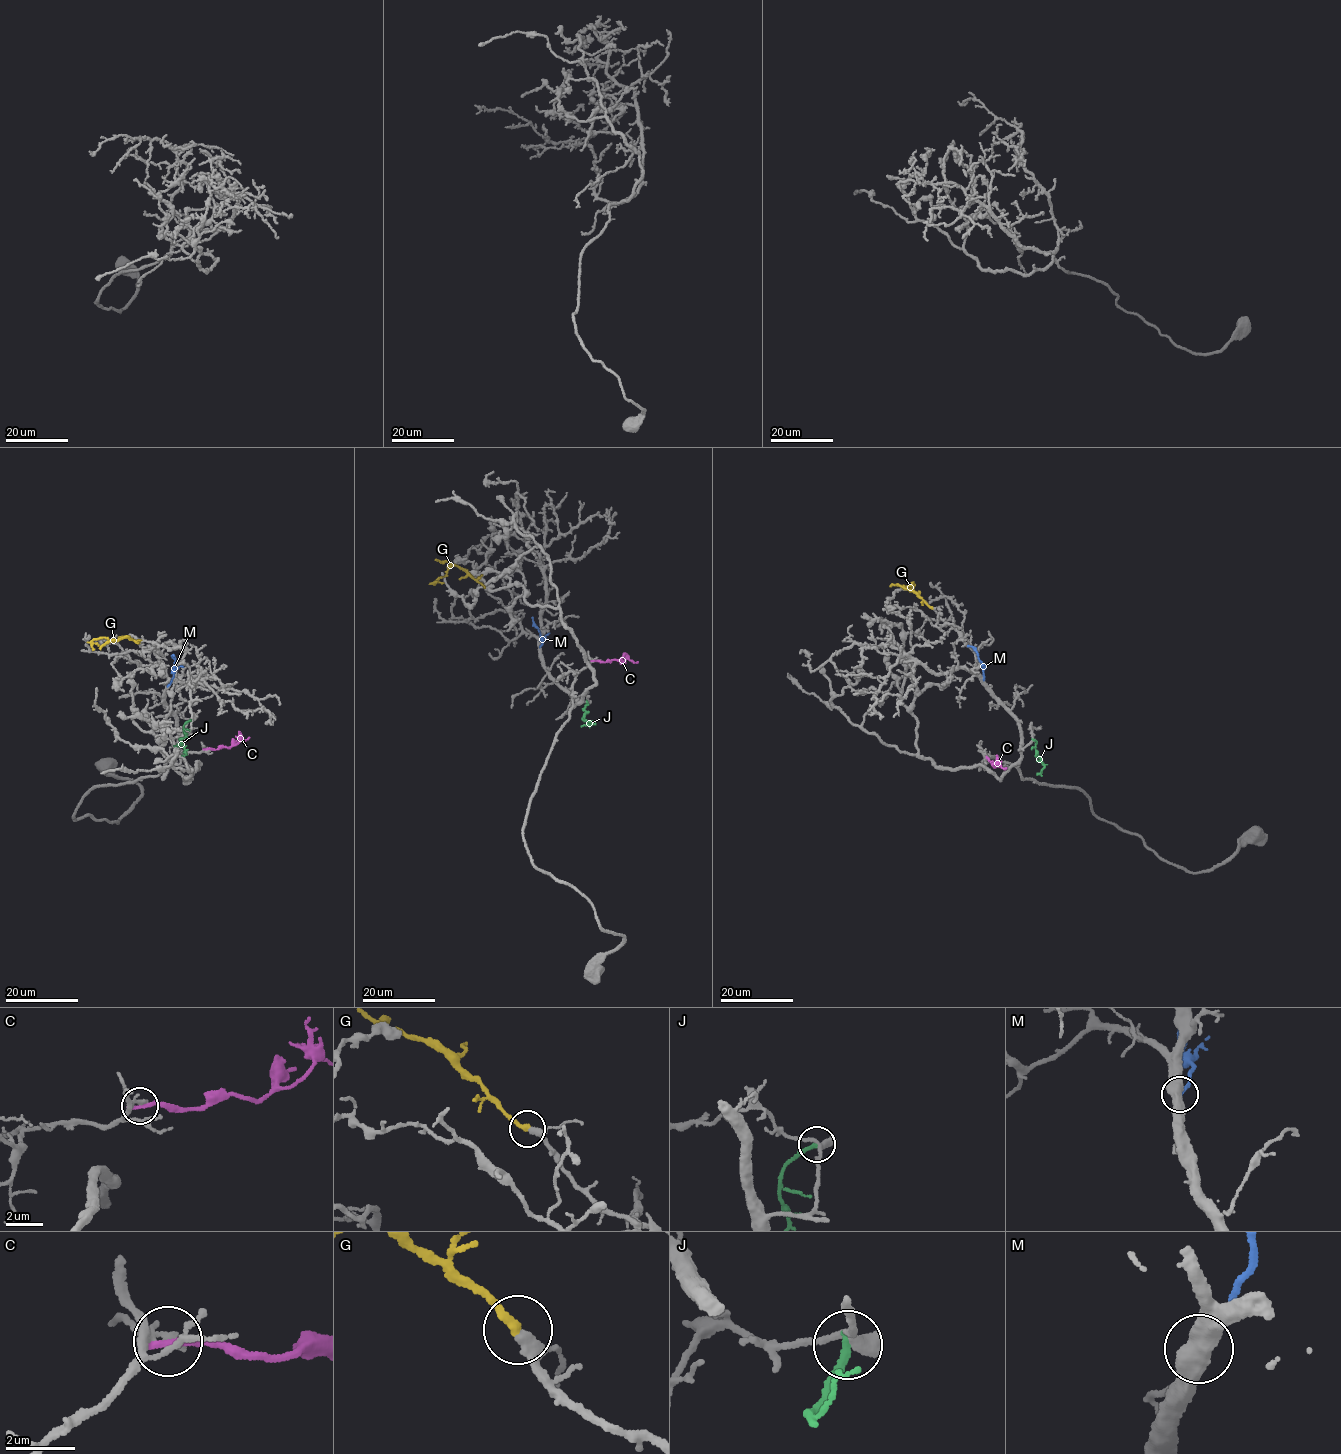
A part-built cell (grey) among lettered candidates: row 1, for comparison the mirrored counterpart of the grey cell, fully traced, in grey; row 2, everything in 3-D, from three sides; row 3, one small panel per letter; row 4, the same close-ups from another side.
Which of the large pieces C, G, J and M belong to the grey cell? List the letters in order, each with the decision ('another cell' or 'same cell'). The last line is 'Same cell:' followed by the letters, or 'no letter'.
C: another cell
G: same cell
J: another cell
M: another cell
Same cell: G

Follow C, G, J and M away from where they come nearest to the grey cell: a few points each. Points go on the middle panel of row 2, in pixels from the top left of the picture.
C: (593, 660), (619, 660), (625, 653), (638, 662)
G: (484, 586), (457, 565), (450, 565), (434, 582), (443, 583)
J: (587, 702), (584, 717), (591, 724), (594, 722), (589, 722)
M: (540, 646), (543, 640), (532, 617)

